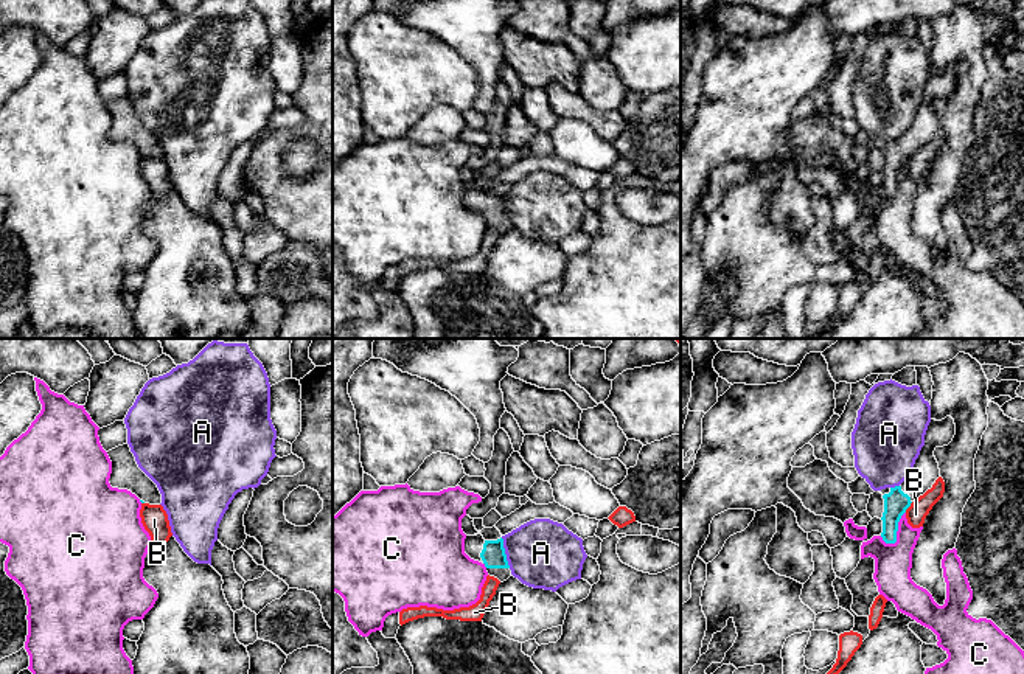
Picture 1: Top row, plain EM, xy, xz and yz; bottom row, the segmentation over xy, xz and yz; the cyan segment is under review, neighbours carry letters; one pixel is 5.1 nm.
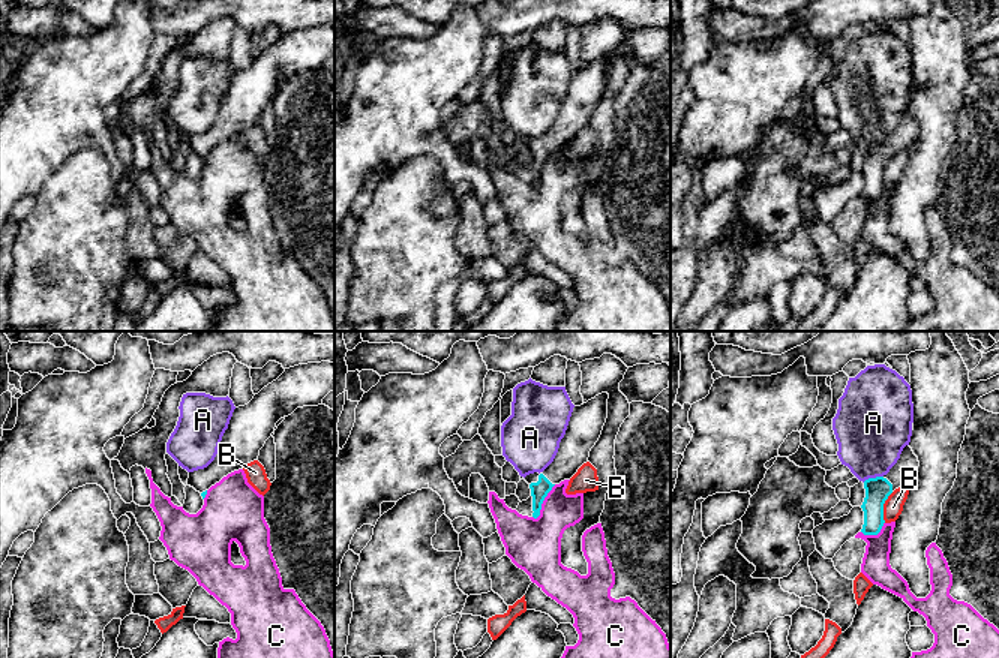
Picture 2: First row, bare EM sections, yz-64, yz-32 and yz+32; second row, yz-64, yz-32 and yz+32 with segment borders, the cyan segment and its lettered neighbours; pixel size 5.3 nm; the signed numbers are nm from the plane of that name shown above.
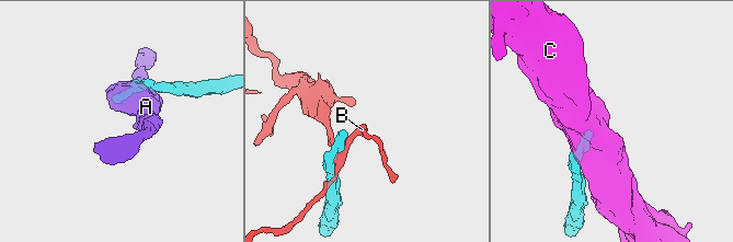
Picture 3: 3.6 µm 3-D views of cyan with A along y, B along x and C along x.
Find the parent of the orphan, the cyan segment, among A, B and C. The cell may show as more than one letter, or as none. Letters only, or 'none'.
none

